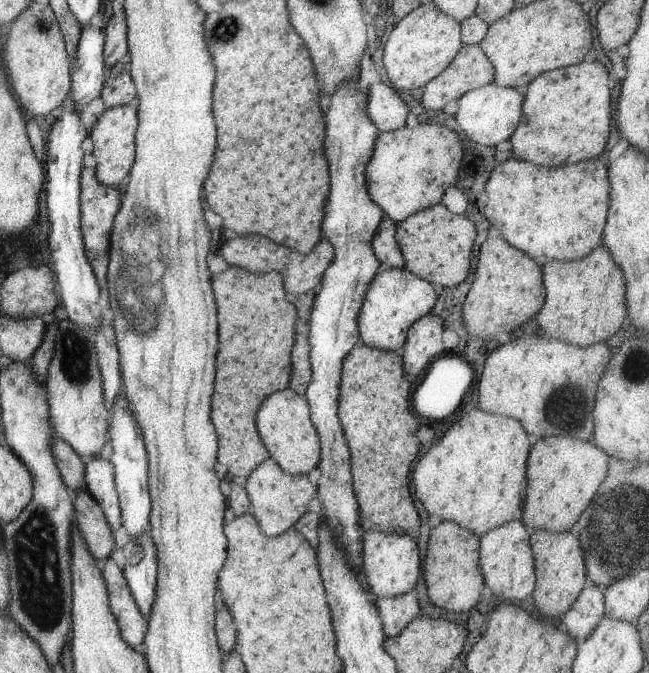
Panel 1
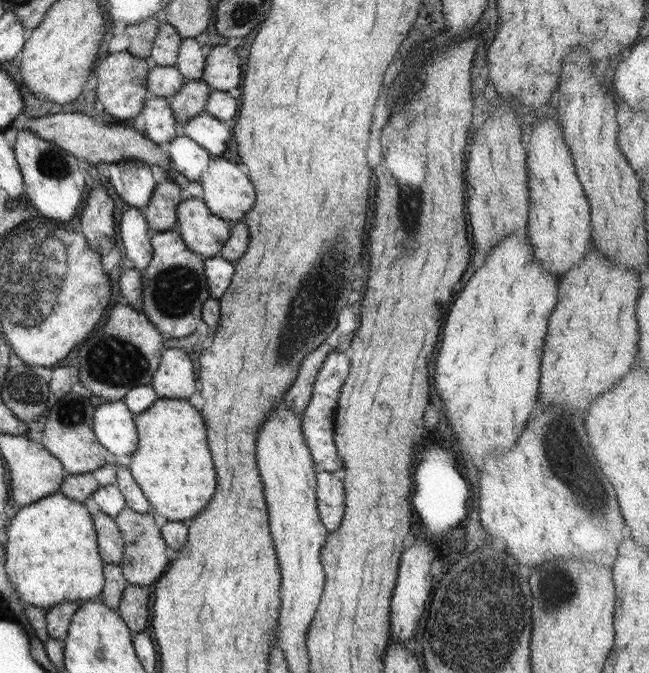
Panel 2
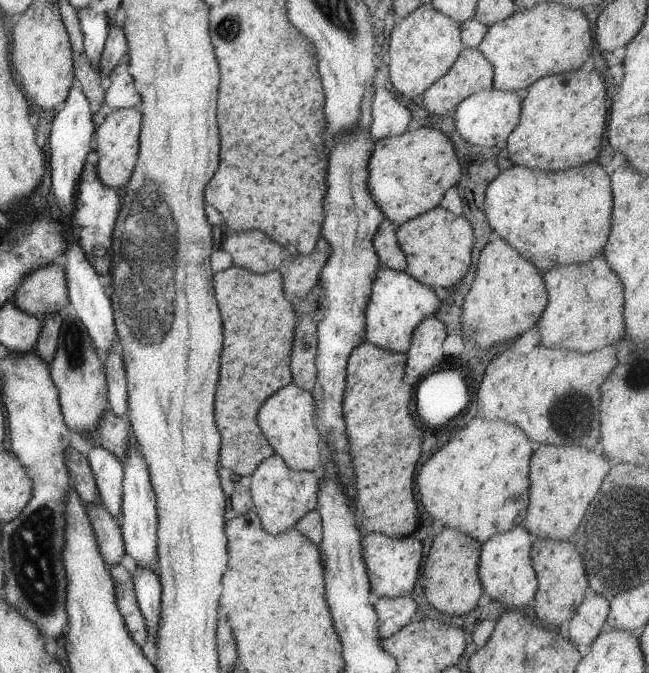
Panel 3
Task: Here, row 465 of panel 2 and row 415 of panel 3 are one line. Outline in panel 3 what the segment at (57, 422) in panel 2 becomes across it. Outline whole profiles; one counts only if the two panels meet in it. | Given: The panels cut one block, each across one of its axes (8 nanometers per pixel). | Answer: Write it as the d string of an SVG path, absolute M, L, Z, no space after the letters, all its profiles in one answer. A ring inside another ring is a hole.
M58 314L44 318L39 342L34 348L35 356L48 363L52 383L59 393L59 404L64 422L72 432L92 434L100 418L109 410L105 364L98 359L95 347L83 323L69 315L62 320Z

